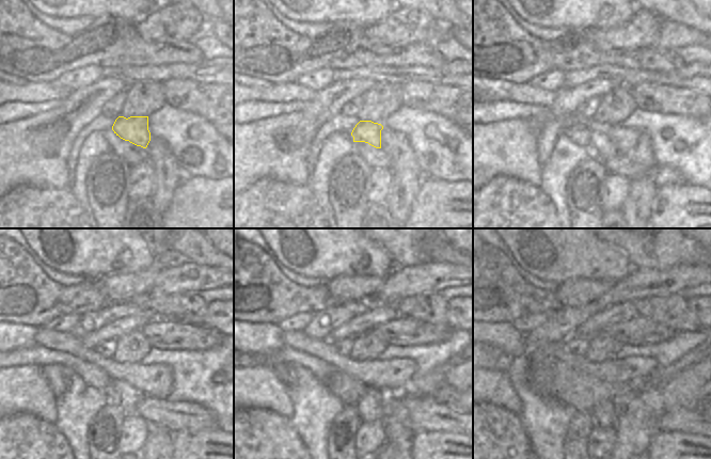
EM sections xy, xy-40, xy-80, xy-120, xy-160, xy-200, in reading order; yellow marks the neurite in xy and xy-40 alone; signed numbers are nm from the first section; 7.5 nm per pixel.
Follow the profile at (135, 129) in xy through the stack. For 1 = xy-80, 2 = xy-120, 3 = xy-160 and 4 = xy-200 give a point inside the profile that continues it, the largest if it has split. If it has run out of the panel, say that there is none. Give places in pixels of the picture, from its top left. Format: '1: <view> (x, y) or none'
1: xy-80 (602, 147)
2: xy-120 (128, 397)
3: xy-160 (370, 407)
4: xy-200 (605, 413)

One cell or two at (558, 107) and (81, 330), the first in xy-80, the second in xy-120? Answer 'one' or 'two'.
two

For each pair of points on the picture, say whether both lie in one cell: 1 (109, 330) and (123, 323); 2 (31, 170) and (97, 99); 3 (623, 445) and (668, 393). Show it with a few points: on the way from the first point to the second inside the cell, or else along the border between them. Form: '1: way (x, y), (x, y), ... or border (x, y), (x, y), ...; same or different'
1: way (112, 330), (120, 327); same
2: way (44, 151), (57, 138), (64, 138), (78, 119); same
3: way (634, 432), (638, 422), (656, 405); same

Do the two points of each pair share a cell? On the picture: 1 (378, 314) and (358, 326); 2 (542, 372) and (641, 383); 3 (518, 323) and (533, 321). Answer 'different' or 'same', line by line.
1: same
2: same
3: same

